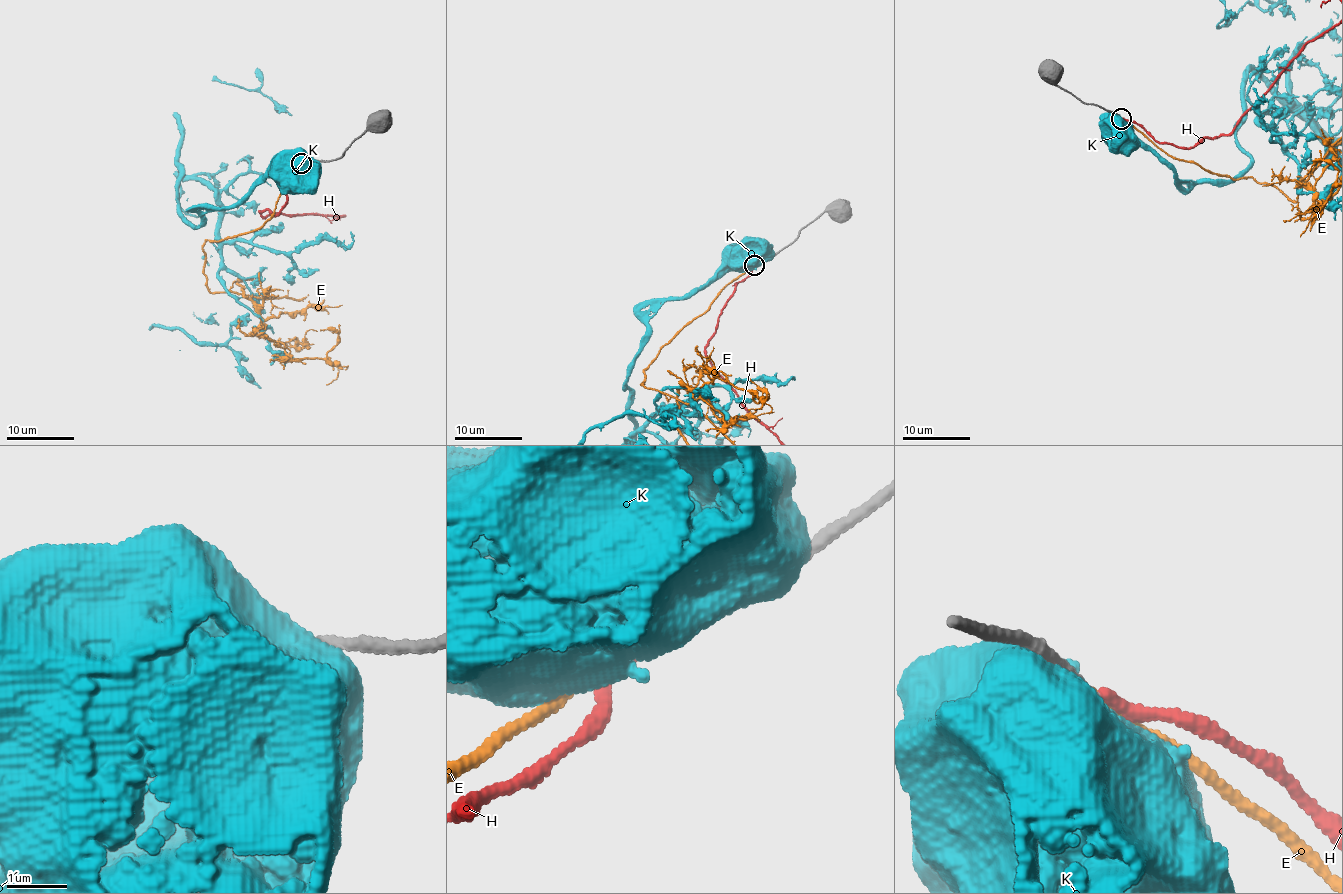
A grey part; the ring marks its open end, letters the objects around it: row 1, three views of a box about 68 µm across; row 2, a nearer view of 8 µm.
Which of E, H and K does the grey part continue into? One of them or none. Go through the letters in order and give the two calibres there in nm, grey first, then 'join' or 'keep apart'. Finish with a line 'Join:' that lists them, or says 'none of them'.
E: calibres 200 and 200 nm; keep apart
H: calibres 200 and 200 nm; keep apart
K: calibres 190 and 550 nm; keep apart
Join: none of them

